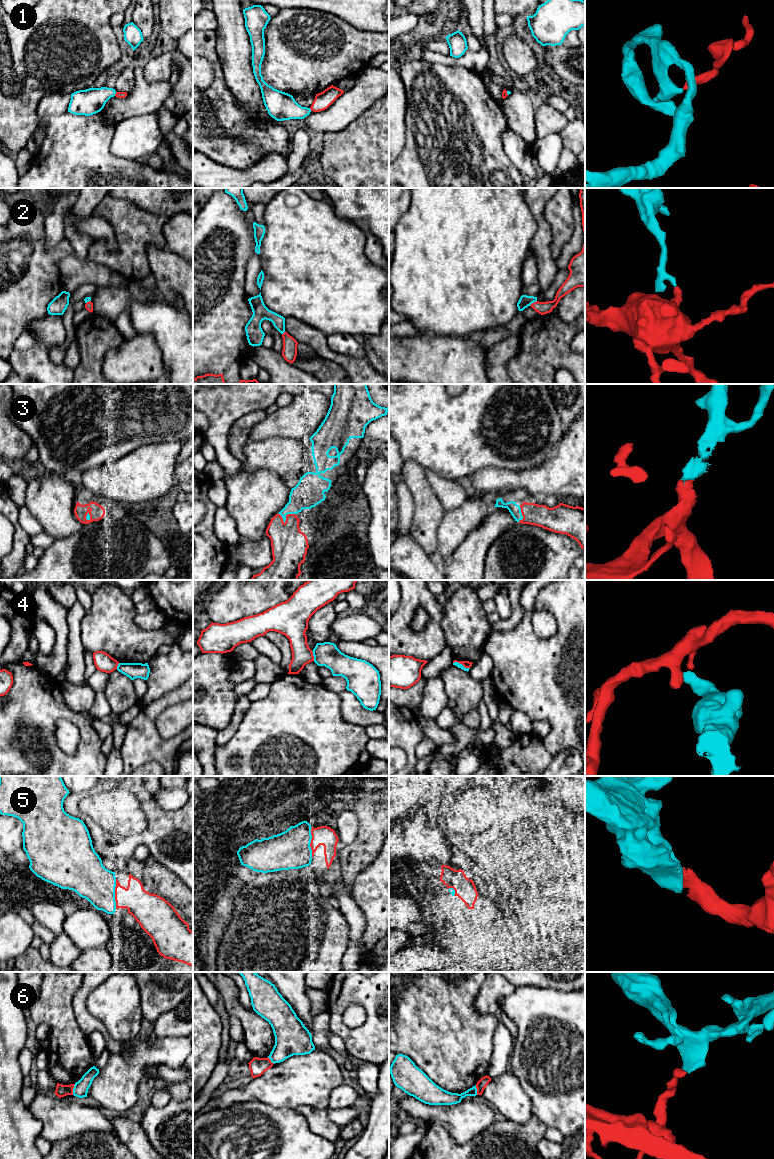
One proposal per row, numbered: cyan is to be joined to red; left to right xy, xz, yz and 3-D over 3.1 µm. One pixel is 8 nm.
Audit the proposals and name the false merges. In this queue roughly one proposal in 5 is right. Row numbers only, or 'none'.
1, 2, 4, 6

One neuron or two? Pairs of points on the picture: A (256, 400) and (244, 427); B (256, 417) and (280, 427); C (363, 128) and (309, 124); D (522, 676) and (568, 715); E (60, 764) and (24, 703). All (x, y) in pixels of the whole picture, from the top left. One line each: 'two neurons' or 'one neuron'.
A: two neurons
B: two neurons
C: two neurons
D: one neuron
E: one neuron

